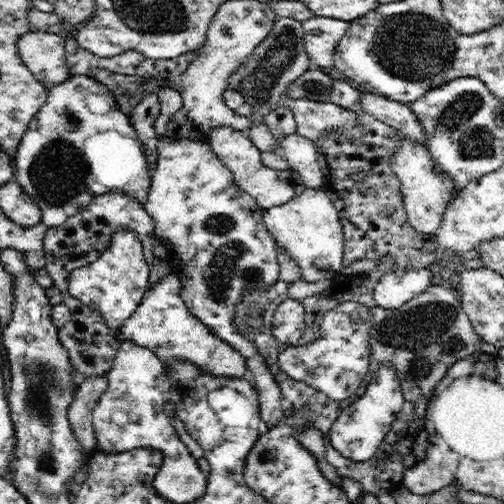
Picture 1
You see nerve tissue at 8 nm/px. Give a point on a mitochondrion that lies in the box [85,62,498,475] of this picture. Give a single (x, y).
(427, 332)

